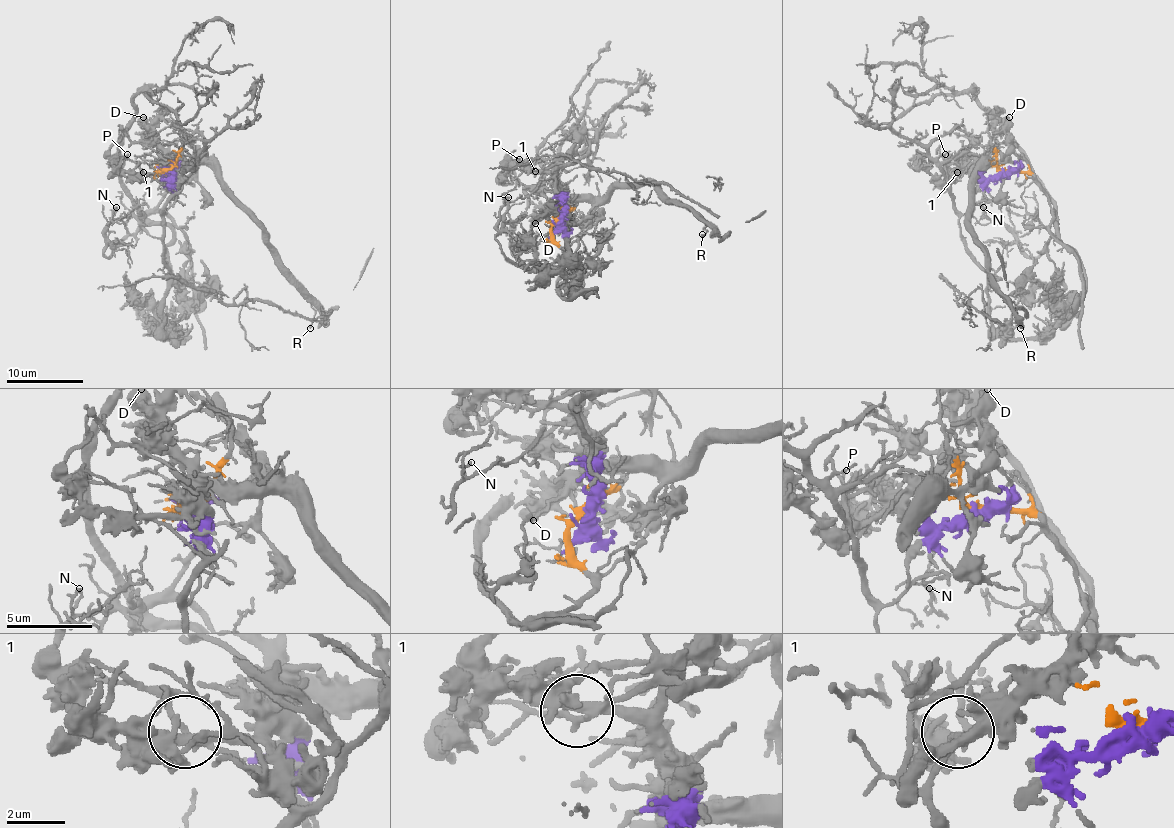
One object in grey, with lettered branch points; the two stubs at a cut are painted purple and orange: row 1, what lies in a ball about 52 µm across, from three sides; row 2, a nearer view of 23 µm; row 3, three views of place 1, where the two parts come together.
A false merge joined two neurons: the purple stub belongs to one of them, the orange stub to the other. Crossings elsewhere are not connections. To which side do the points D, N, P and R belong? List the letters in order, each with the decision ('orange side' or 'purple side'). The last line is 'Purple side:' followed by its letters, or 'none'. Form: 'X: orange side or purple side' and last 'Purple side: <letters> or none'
D: purple side
N: orange side
P: purple side
R: purple side
Purple side: D, P, R

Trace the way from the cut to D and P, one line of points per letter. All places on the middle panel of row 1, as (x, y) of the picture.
D: (560, 219), (562, 189), (535, 223)
P: (560, 219), (564, 185), (552, 173), (518, 166), (514, 162), (520, 160)

